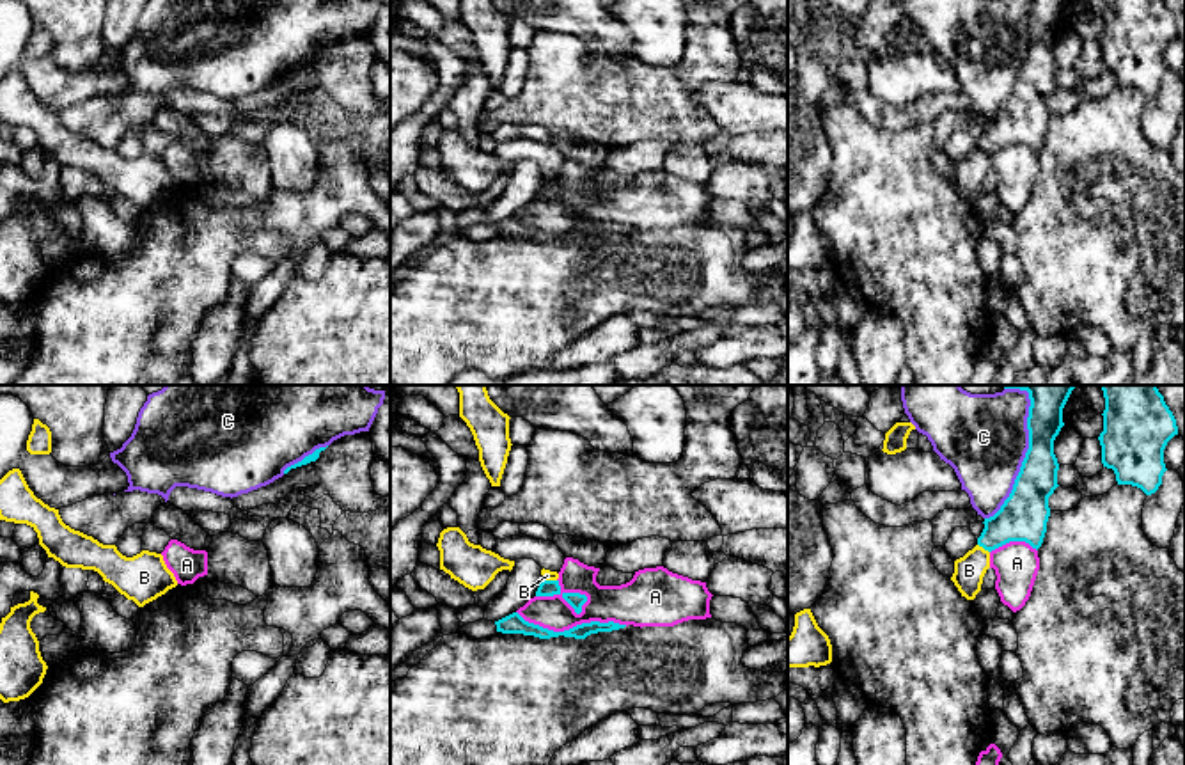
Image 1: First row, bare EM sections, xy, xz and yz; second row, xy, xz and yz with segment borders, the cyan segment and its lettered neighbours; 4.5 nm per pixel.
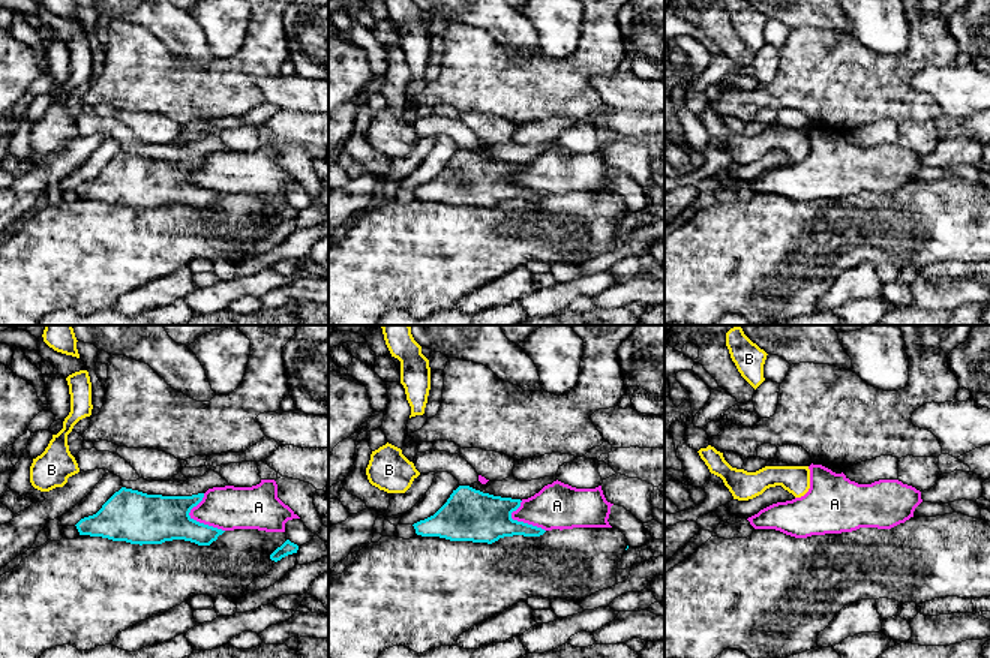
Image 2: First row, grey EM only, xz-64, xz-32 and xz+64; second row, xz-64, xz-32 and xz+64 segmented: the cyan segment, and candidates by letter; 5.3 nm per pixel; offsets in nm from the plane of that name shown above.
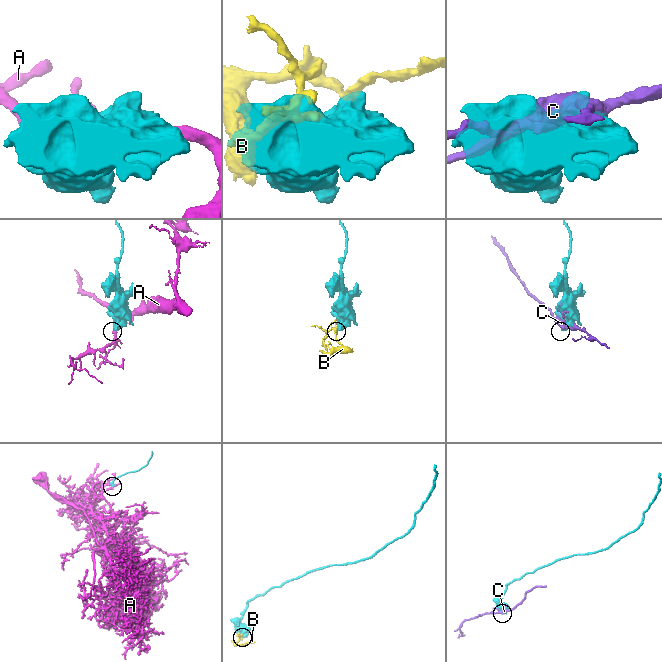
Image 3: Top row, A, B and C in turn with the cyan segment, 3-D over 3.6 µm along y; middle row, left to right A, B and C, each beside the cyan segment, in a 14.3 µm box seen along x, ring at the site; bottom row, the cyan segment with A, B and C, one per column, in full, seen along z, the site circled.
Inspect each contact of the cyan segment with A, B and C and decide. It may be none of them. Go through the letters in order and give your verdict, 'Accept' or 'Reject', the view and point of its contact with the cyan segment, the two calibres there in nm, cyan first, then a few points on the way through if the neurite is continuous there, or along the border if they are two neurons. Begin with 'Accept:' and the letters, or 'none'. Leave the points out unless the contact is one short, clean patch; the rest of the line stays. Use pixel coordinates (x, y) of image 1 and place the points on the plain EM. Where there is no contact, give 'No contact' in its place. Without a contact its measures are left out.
Accept: none
A: Reject. Touches cyan at xz (572, 231). Thickness 80 nm (cyan) against 170 nm
B: Reject. Touches cyan at yz (983, 149). Thickness 220 nm (cyan) against 140 nm. Boundary: yz (978, 146), (988, 155)
C: Reject. Touches cyan at yz (1024, 63). Thickness 220 nm (cyan) against 380 nm

